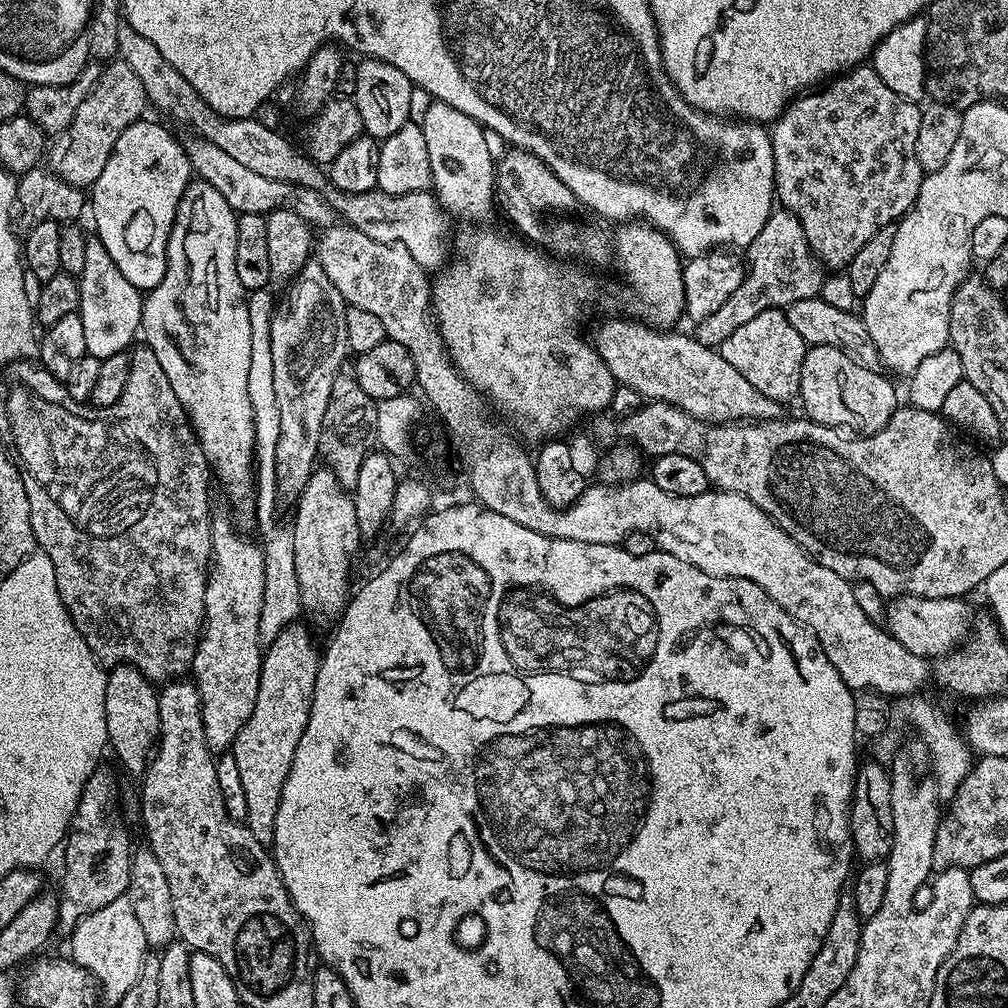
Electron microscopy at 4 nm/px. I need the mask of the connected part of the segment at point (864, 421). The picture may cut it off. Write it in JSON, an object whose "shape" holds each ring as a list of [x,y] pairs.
{"shape":[[[811,345],[804,354],[798,393],[798,400],[804,403],[803,415],[828,428],[872,436],[890,422],[898,407],[896,388],[887,378],[883,371],[854,362],[834,346]]]}

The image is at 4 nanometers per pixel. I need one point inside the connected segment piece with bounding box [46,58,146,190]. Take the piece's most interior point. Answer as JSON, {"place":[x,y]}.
{"place":[79,154]}

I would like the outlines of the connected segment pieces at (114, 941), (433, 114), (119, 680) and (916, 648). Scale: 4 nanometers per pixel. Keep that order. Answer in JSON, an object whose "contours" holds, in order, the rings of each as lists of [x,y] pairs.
{"contours":[[[[127,895],[114,898],[110,906],[102,906],[102,910],[94,910],[94,914],[83,916],[76,929],[71,932],[70,940],[71,959],[75,960],[79,968],[86,969],[92,975],[102,996],[104,991],[105,998],[112,1006],[124,997],[130,986],[134,986],[144,965],[144,958],[150,952],[146,934],[142,934],[142,925],[138,923],[134,906],[128,901]]],[[[433,100],[422,125],[426,134],[426,151],[430,154],[432,188],[440,207],[449,217],[460,220],[484,220],[494,212],[496,166],[494,155],[488,149],[489,137],[480,123],[462,110]]],[[[117,664],[108,672],[106,678],[106,734],[110,752],[113,752],[130,771],[136,772],[136,774],[143,773],[144,769],[148,767],[148,761],[152,759],[152,753],[160,735],[159,701],[160,697],[153,681],[147,680],[134,666]]],[[[897,596],[887,601],[884,609],[886,630],[910,654],[925,658],[947,656],[967,637],[974,615],[968,609],[969,601],[964,598],[922,598],[921,596]]]]}

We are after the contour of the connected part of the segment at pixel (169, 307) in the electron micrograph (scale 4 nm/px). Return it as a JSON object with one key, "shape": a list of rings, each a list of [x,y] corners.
{"shape":[[[199,178],[189,180],[186,190],[178,202],[174,226],[170,230],[168,249],[166,250],[168,269],[162,278],[162,282],[158,282],[158,286],[154,286],[147,295],[144,296],[144,309],[142,310],[142,318],[140,319],[140,332],[142,333],[142,340],[144,336],[143,343],[150,350],[154,350],[154,355],[157,356],[158,363],[162,365],[162,370],[166,370],[166,378],[169,380],[171,388],[174,389],[174,394],[178,394],[178,402],[182,402],[182,406],[188,414],[188,421],[190,421],[193,428],[196,429],[196,437],[200,440],[200,445],[206,454],[215,479],[217,476],[217,478],[220,479],[221,486],[226,488],[229,498],[236,500],[232,504],[233,510],[231,509],[235,519],[237,521],[249,520],[249,522],[252,522],[255,521],[256,518],[256,502],[253,496],[254,461],[257,459],[257,457],[255,458],[256,416],[252,413],[252,396],[248,393],[248,383],[252,380],[252,316],[248,313],[248,304],[244,301],[244,299],[246,299],[246,293],[242,282],[238,282],[238,270],[234,264],[236,217],[237,213],[233,212],[232,207],[227,204],[226,198],[222,198],[222,194],[218,194],[218,190],[214,190],[214,186],[210,186],[210,182]]]}

